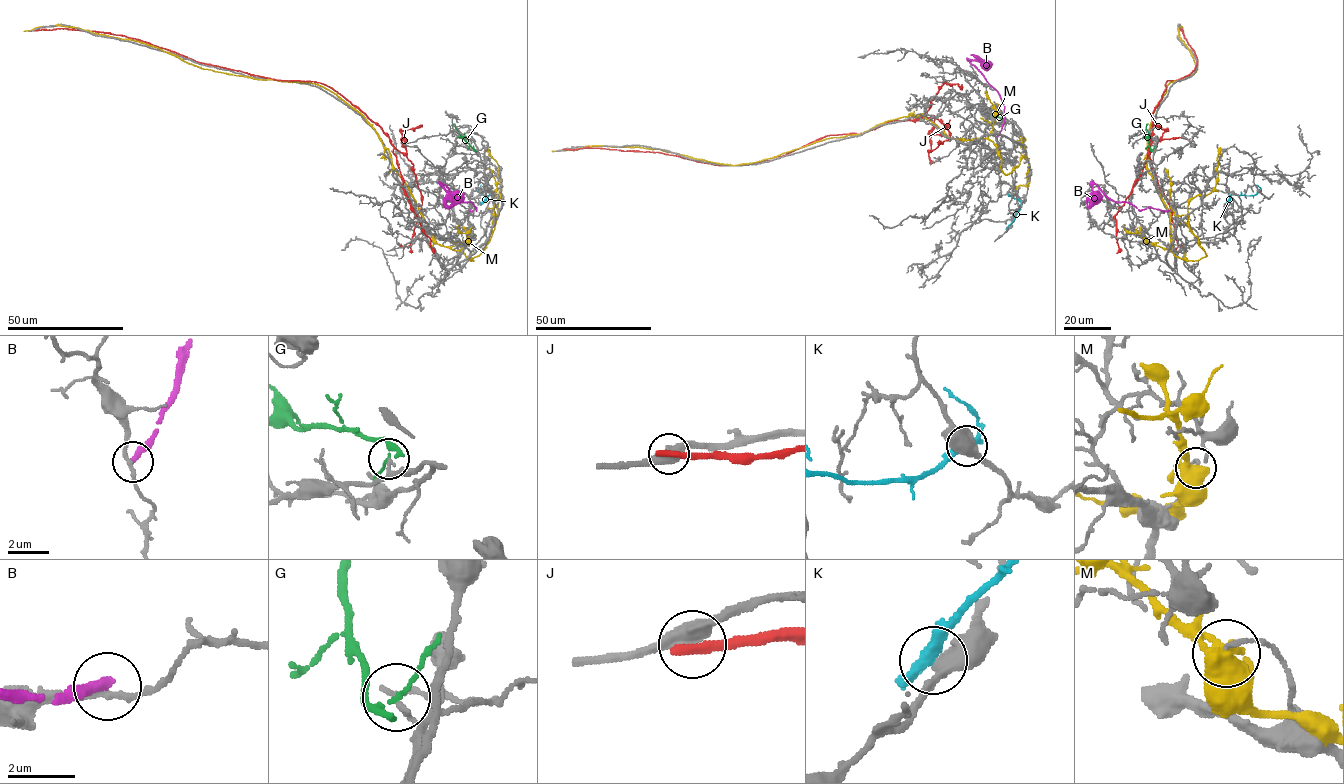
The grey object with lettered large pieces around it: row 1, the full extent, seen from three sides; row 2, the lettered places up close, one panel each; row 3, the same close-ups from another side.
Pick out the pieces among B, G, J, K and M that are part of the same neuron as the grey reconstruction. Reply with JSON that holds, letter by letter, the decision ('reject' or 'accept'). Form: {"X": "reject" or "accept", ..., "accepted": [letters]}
{"B": "reject", "G": "reject", "J": "reject", "K": "reject", "M": "reject", "accepted": []}

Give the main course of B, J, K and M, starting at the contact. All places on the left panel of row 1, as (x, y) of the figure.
B: (468, 210), (476, 207), (476, 210), (471, 202), (461, 202), (443, 184), (450, 197), (451, 204), (447, 208)
J: (37, 30), (122, 35), (199, 62), (332, 88), (376, 123), (413, 165), (421, 218), (411, 244), (399, 245)
K: (480, 192), (486, 196), (493, 194), (479, 204)
M: (469, 239), (458, 250), (439, 245), (377, 133), (320, 85), (201, 68), (158, 48), (77, 28), (24, 31)

